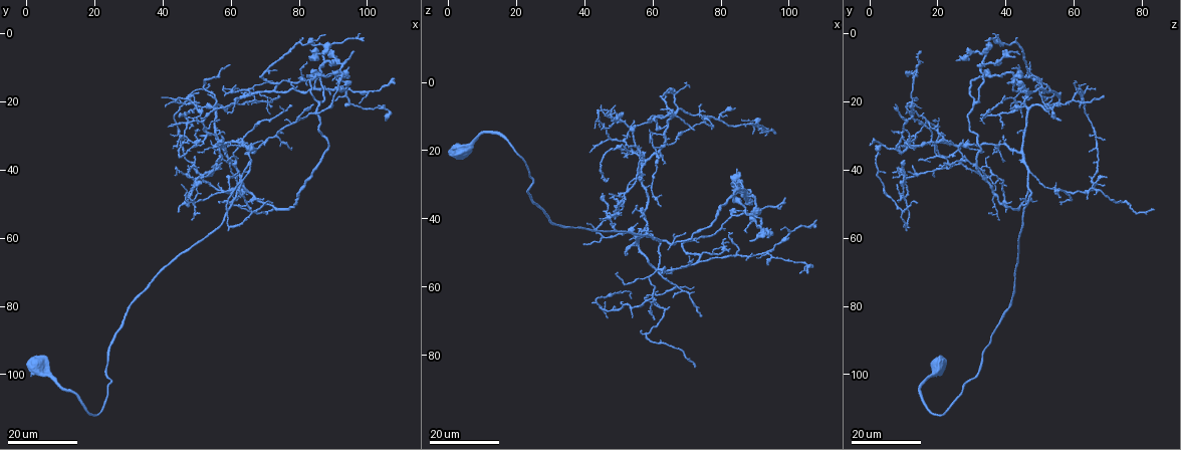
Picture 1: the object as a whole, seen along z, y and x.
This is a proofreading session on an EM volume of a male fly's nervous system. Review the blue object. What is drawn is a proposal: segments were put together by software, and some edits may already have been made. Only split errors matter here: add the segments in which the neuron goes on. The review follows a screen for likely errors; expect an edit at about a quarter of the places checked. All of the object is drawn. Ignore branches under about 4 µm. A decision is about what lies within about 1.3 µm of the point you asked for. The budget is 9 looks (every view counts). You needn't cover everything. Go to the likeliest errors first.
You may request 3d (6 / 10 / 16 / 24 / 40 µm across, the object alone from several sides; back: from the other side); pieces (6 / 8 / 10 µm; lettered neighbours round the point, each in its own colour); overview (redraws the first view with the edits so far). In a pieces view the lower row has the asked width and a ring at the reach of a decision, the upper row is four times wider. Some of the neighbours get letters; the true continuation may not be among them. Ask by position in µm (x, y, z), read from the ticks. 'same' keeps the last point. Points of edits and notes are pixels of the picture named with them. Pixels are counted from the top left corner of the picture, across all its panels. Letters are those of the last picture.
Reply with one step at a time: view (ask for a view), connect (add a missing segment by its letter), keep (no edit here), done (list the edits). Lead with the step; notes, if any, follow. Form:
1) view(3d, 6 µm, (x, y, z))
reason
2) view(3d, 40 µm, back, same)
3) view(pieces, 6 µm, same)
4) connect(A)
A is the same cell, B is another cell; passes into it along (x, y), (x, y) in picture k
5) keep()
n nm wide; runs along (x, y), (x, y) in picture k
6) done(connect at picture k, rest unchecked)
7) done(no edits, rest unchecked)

view(3d, 16 µm, (72.0, 22.0, 62.0))
tapers out

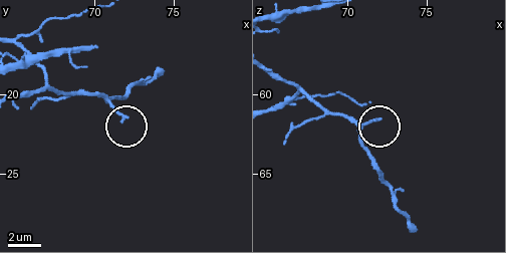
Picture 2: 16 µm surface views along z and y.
view(pieces, 10 µm, (71.9, 21.4, 61.5))

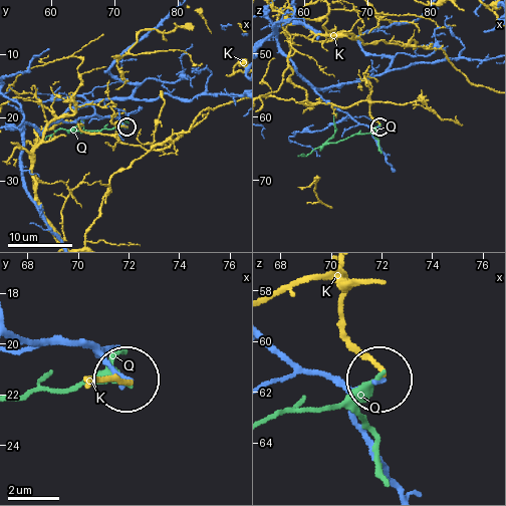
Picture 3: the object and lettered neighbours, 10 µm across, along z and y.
keep()
K and Q are other cells; runs along (270, 342), (302, 365), (347, 386), (377, 381) in picture 3; none of them fits

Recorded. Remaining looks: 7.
view(3d, 16 µm, (96.0, 6.0, 14.5))
free end

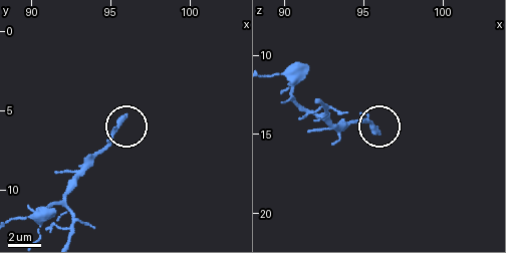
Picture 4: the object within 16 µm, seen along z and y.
view(pieces, 10 µm, (95.9, 5.2, 14.9))

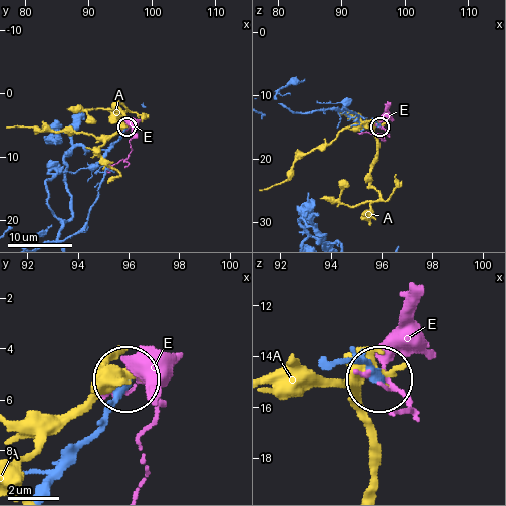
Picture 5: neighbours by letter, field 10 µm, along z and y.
keep()
A and E are other cells; none of them fits

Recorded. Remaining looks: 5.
view(3d, 16 µm, (94.0, 20.5, 53.5))
an open end

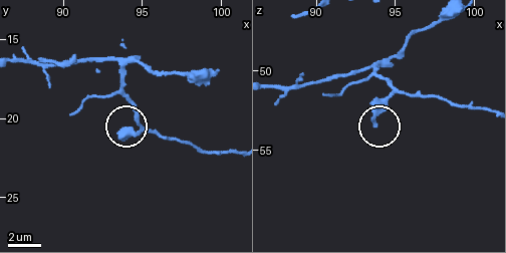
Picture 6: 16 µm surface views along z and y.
view(pieces, 6 µm, same)

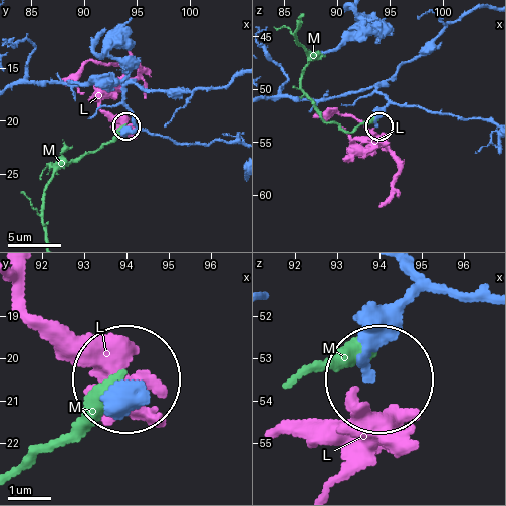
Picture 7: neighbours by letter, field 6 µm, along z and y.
keep()
L and M are other cells; runs along (403, 269), (410, 287), (373, 370) in picture 7; no lettered segment goes on from it

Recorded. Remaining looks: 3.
view(3d, 24 µm, (98.5, 2.0, 33.5))
branch stops here

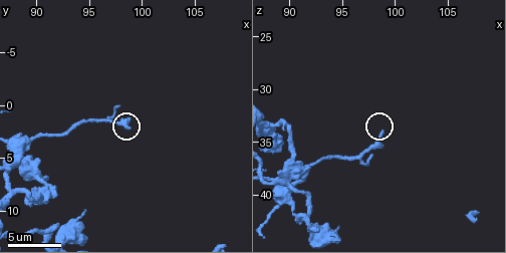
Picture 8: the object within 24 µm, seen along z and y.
view(pieces, 6 µm, (98.6, 2.2, 34.2))

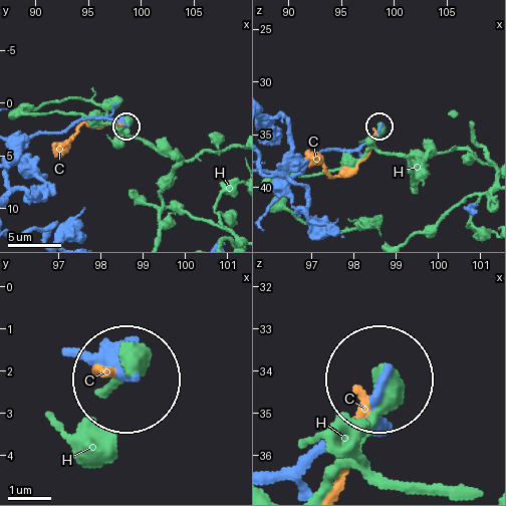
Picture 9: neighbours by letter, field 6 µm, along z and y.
keep()
C and H are other cells; runs along (81, 351), (124, 384) in picture 9; no lettered segment goes on from it

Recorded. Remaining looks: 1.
done(no edits, rest unchecked)

